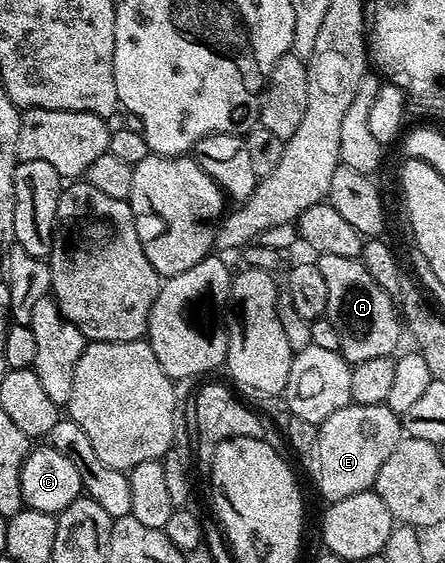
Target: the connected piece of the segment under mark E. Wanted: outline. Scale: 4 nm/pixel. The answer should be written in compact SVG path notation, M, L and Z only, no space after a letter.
M350 404L335 415L327 415L317 426L320 450L320 472L315 478L317 489L332 503L373 489L379 467L387 463L391 451L403 436L403 421L389 406Z

